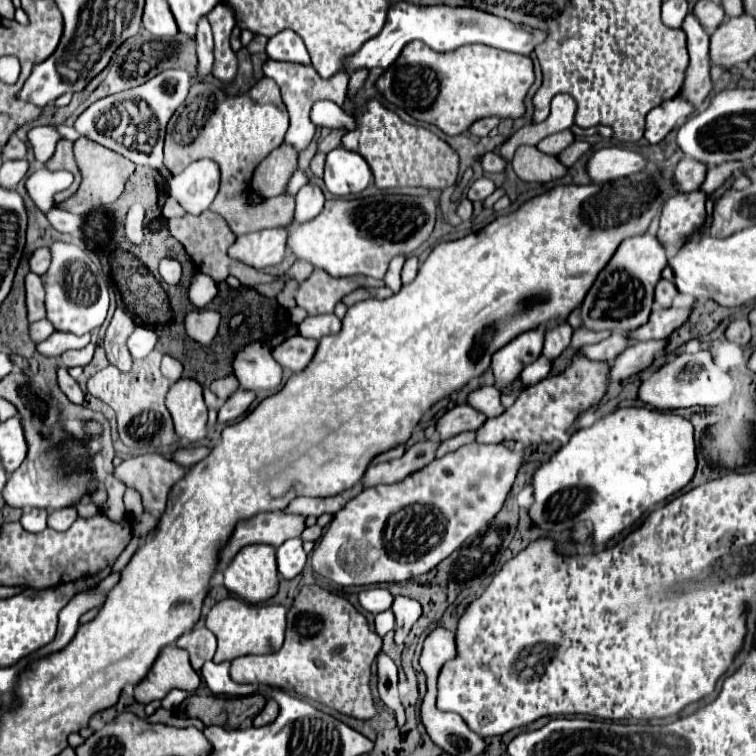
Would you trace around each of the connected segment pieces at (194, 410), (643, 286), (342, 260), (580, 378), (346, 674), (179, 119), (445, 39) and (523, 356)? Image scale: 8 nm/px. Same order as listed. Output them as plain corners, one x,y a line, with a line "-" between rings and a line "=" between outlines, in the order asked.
179,379
167,393
167,409
175,423
175,433
191,443
207,437
207,405
201,385
193,379
=
647,231
643,235
629,237
623,241
611,261
601,269
593,287
589,289
583,305
581,317
587,329
619,329
629,331
645,325
649,321
653,305
653,289
661,279
661,271
667,265
665,245
657,239
655,233
=
377,195
365,199
333,199
325,201
325,209
309,223
291,223
289,247
291,251
315,267
327,271
331,277
369,275
383,279
393,257
409,257
433,233
437,221
437,201
431,195
=
575,355
573,365
567,371
527,387
503,415
487,419
479,427
479,431
475,431
475,441
477,443
517,441
523,445
549,443
555,439
559,431
567,431
583,411
597,405
605,395
605,391
607,391
607,365
593,363
=
317,585
303,587
295,605
287,613
287,637
279,651
271,655
245,655
231,663
231,679
235,683
261,683
269,687
281,687
285,691
299,693
311,701
323,703
339,713
355,719
373,719
377,713
371,693
371,663
381,651
381,637
369,629
367,619
345,599
333,595
=
261,79
247,95
237,95
229,97
223,93
219,85
211,85
211,81
205,83
193,83
191,91
187,95
187,101
175,111
167,125
167,135
165,135
165,167
177,175
181,173
189,163
199,161
199,159
211,159
221,167
221,191
217,193
215,201
211,203
211,211
219,213
229,227
233,229
235,235
245,235
251,231
261,231
261,209
253,209
247,203
247,193
251,191
249,183
253,177
255,167
275,149
283,143
285,131
287,131
289,119
287,119
287,109
281,103
279,87
271,79
=
403,1
403,3
391,5
383,31
375,39
369,39
363,45
363,49
357,51
355,57
351,57
345,63
345,69
347,71
355,71
359,67
387,69
389,65
395,63
395,59
399,57
403,47
411,41
417,41
417,39
423,41
425,45
429,45
433,51
455,51
463,45
481,43
481,45
489,45
495,49
503,49
503,51
511,51
511,53
519,53
519,55
529,55
535,49
535,45
539,45
545,39
545,33
531,29
531,27
515,25
507,19
501,19
501,17
495,17
491,13
477,11
477,9
465,9
465,7
453,9
453,7
445,7
445,5
417,7
413,3
=
541,325
533,331
525,331
493,355
491,367
495,373
497,389
509,385
525,365
533,363
541,355
547,329
549,325

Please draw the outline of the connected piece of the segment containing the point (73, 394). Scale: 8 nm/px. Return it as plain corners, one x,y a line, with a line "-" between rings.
61,367
61,369
57,371
57,381
59,381
61,391
69,397
69,401
73,401
73,403
77,403
77,405
81,405
81,403
85,401
79,383
67,373
67,367

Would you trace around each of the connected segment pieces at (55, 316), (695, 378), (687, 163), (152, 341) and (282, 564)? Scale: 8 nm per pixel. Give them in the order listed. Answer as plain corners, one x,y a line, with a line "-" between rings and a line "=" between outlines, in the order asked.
55,241
51,245
51,255
51,267
41,277
47,291
47,319
55,325
57,331
71,331
75,335
85,335
91,329
101,327
109,309
107,277
101,267
83,249
69,243
=
699,351
693,355
681,353
673,361
665,363
657,373
653,373
639,387
639,399
657,409
679,409
679,407
707,407
721,405
737,393
735,379
719,369
711,357
711,351
=
681,159
679,165
675,167
673,181
675,181
677,193
687,193
687,191
699,189
701,183
705,181
705,167
703,167
703,163
691,161
691,159
=
137,327
135,333
127,341
127,347
129,347
131,355
135,359
139,359
139,357
147,357
147,353
151,353
151,349
155,349
157,341
159,341
159,337
155,331
145,329
145,327
=
289,539
285,541
279,549
277,549
277,565
279,565
279,573
285,579
293,579
297,577
307,561
307,553
301,547
301,539

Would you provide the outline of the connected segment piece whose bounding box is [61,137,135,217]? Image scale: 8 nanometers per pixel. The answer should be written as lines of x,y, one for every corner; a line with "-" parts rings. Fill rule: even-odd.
81,137
75,141
75,161
77,161
83,181
81,181
77,193
69,201
65,201
61,207
75,215
81,215
81,217
87,217
97,207
113,205
119,199
119,195
123,193
127,179
135,171
135,165
129,159
123,159
119,153
115,153
95,141
89,141
87,137

